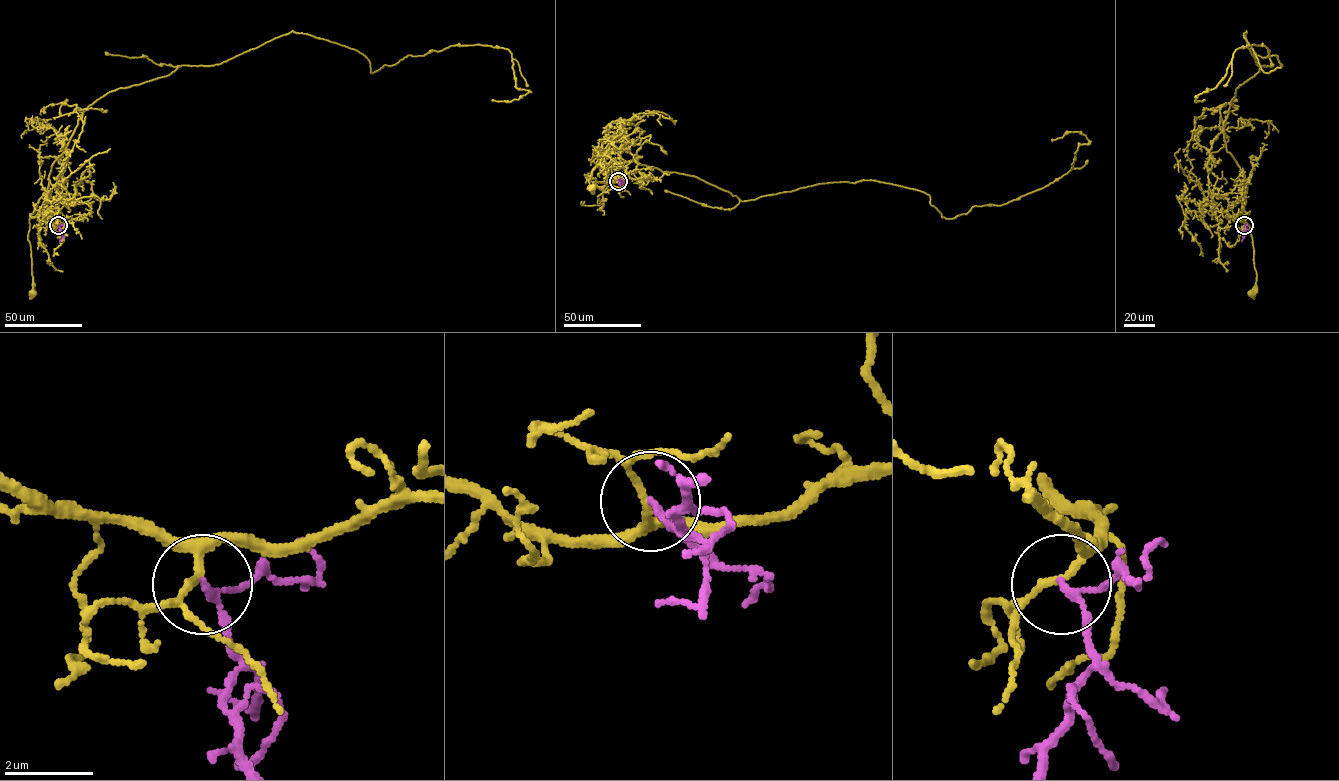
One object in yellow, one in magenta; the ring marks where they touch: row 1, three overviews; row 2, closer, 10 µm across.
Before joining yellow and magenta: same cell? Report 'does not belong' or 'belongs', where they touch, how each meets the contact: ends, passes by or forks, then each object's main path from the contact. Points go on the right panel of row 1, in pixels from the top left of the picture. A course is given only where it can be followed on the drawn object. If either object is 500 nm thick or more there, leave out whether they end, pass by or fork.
does not belong; at (1244, 225); yellow forks there; magenta passes by; yellow runs (1244, 225), (1242, 220), (1233, 220), (1226, 215), (1242, 216), (1249, 227), (1256, 273), (1255, 286), (1250, 293); magenta runs (1244, 225), (1241, 241)

